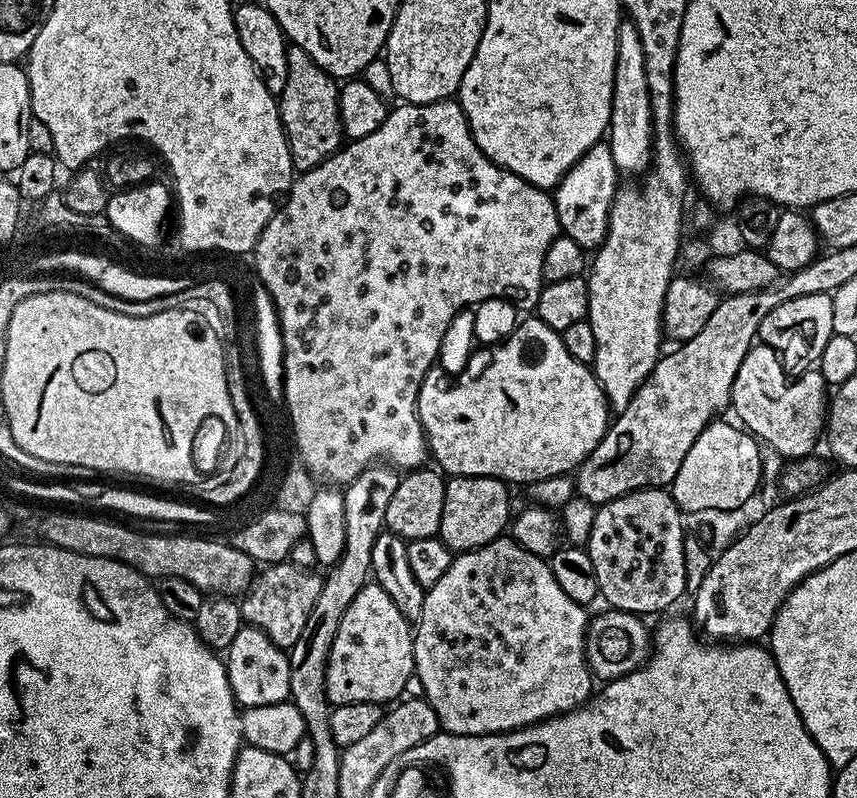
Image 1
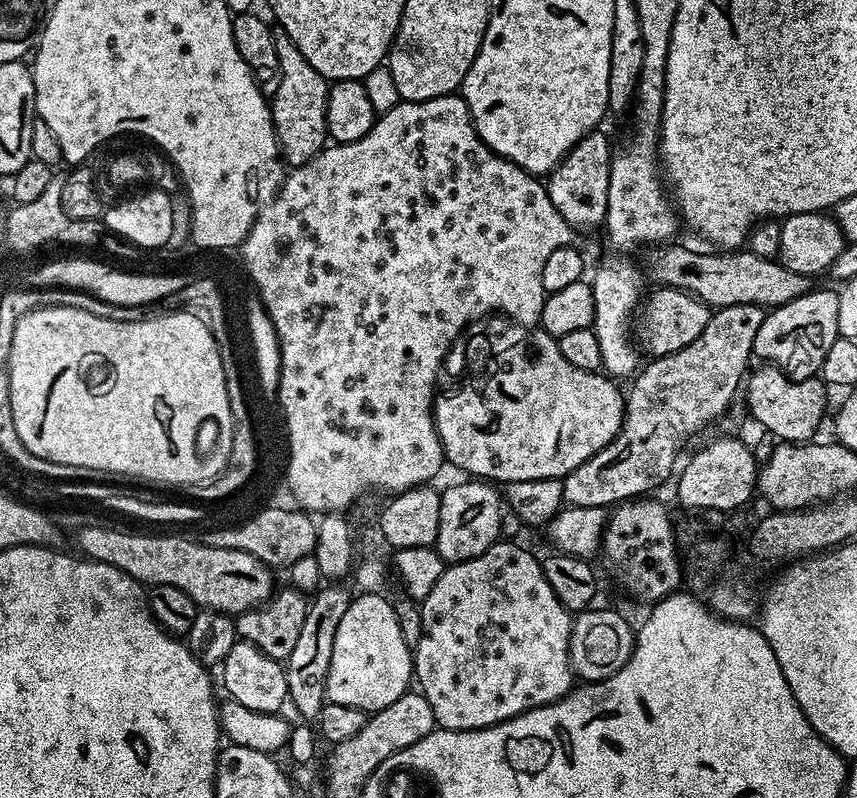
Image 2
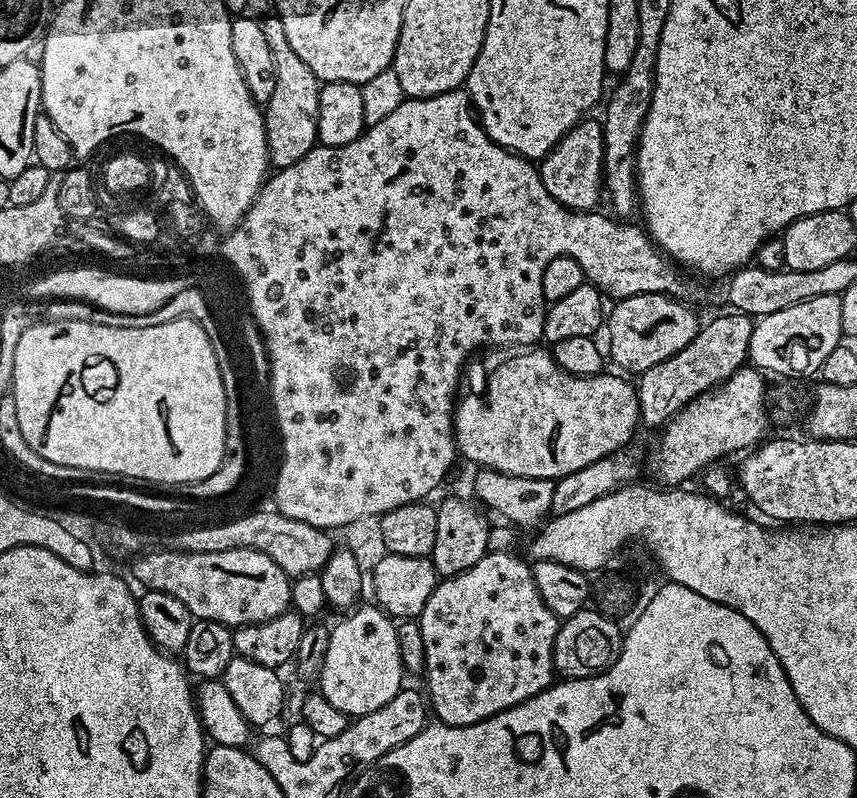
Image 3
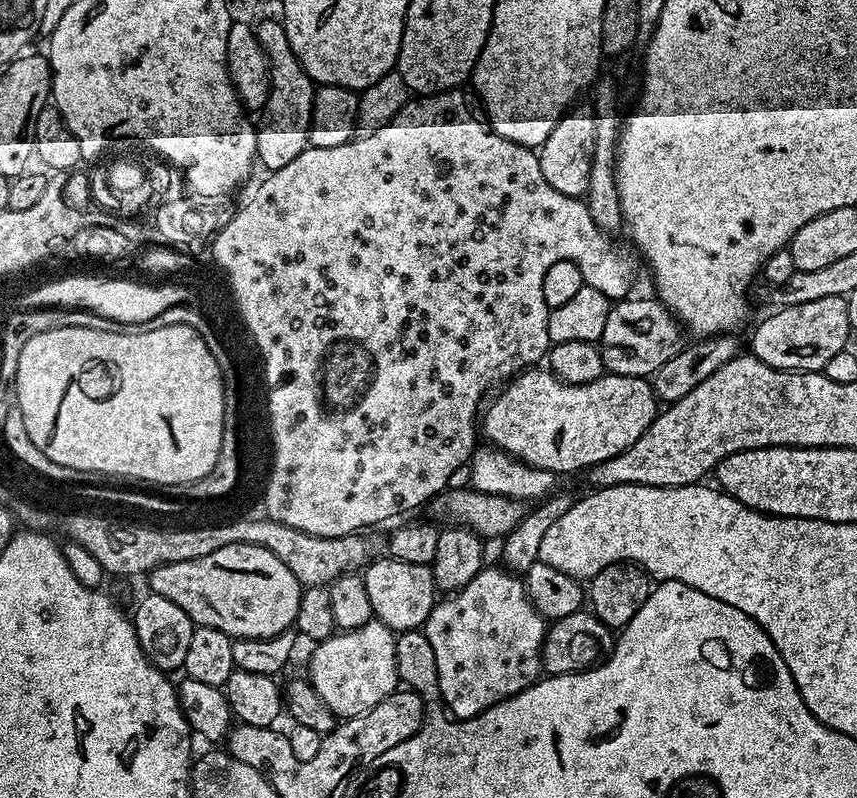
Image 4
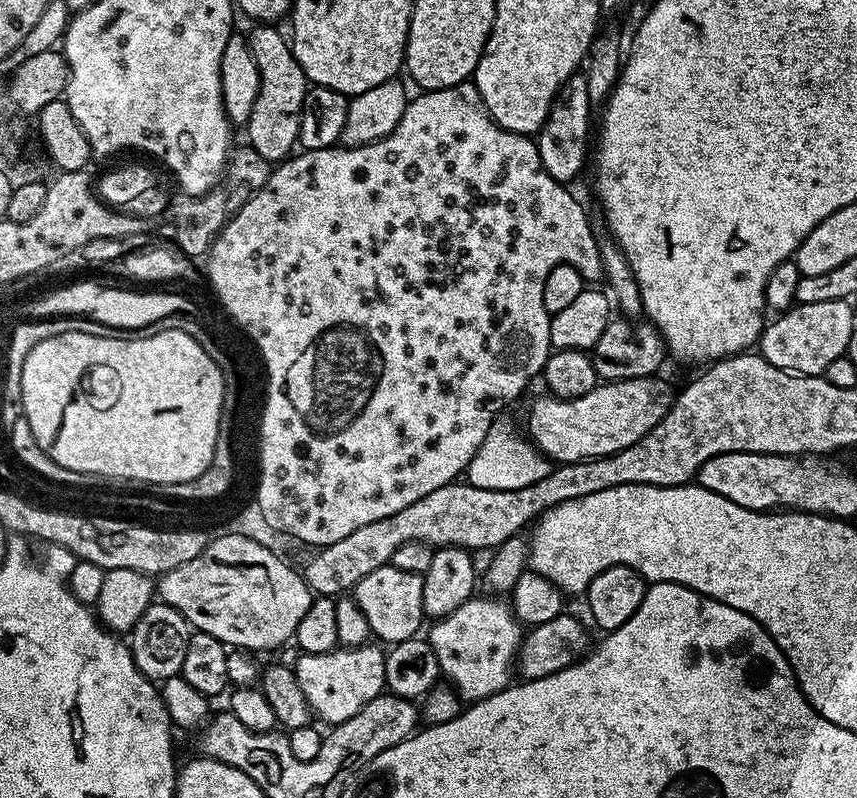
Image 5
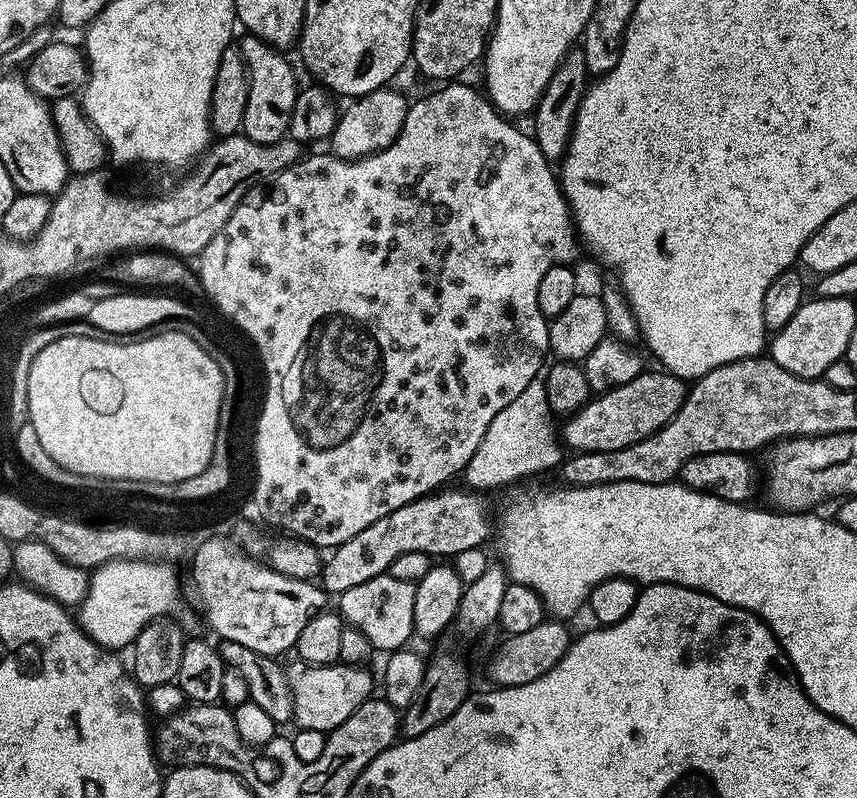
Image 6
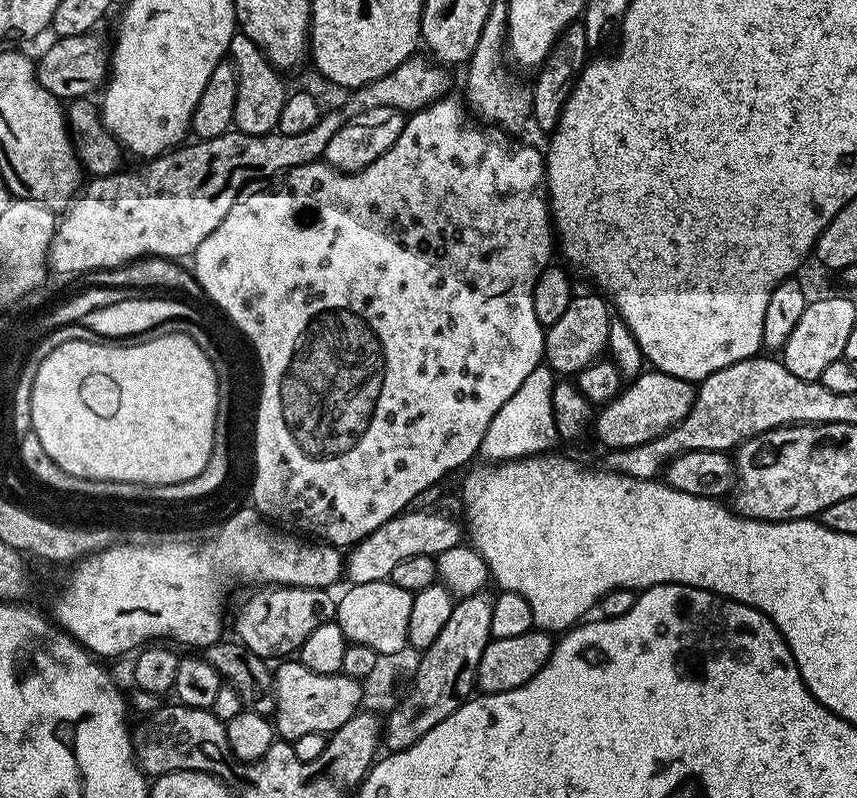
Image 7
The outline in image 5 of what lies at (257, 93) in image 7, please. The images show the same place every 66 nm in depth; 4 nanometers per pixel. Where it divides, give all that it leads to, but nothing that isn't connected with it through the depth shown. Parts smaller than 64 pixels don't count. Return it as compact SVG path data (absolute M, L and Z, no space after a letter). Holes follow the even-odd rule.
M260 22L246 32L250 54L254 54L254 62L258 62L260 75L258 98L246 125L247 143L269 162L283 162L293 155L300 139L302 102L310 87L308 76L302 66L298 66L298 58L294 58L289 37L285 33L283 36L276 28L279 27Z

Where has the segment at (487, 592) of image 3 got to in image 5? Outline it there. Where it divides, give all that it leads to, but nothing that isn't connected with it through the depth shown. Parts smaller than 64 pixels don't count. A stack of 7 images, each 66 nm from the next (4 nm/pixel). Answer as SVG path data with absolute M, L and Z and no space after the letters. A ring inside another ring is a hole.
M492 594L473 595L458 610L448 616L441 616L426 633L438 658L443 679L454 689L461 701L491 701L503 688L513 683L514 665L518 660L522 625L512 613L512 605L507 599Z

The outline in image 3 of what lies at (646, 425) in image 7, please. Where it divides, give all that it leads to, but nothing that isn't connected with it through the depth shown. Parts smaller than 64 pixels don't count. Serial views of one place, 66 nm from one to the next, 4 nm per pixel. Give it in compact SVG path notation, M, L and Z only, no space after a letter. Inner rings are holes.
M544 346L520 350L517 356L504 360L492 372L481 396L468 396L454 408L456 446L461 457L480 468L502 474L560 480L574 470L582 470L594 462L627 449L636 427L641 427L640 393L637 385L623 375L575 376L563 372L551 351Z

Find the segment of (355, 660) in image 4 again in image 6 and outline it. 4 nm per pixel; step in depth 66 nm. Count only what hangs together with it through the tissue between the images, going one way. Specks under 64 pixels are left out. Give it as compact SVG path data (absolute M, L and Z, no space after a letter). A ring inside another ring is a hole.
M354 664L287 665L288 681L292 687L292 720L297 729L318 730L325 734L343 729L346 718L373 695L369 669Z

